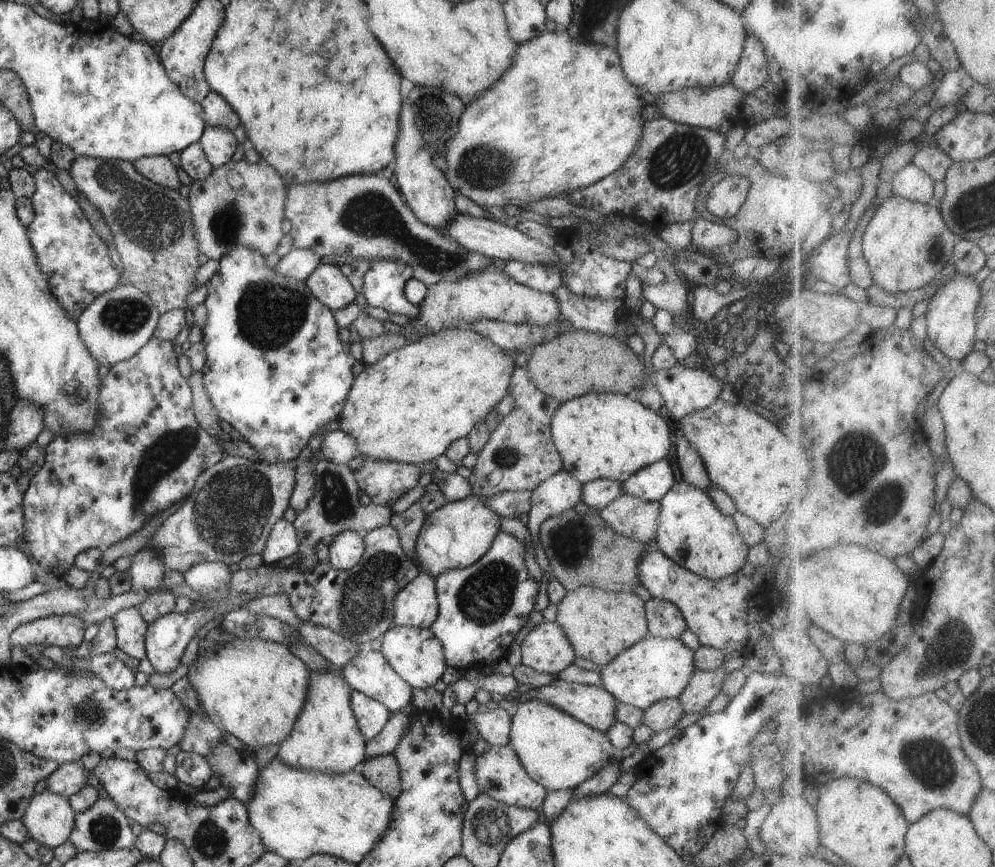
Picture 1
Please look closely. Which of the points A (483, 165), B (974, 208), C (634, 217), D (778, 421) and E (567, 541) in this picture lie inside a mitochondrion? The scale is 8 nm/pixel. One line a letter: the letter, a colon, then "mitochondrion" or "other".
A: mitochondrion
B: mitochondrion
C: other
D: other
E: mitochondrion

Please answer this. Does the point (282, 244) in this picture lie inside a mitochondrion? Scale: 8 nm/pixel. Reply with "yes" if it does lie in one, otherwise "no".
no

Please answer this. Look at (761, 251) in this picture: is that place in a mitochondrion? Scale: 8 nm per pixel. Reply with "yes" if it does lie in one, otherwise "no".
no

